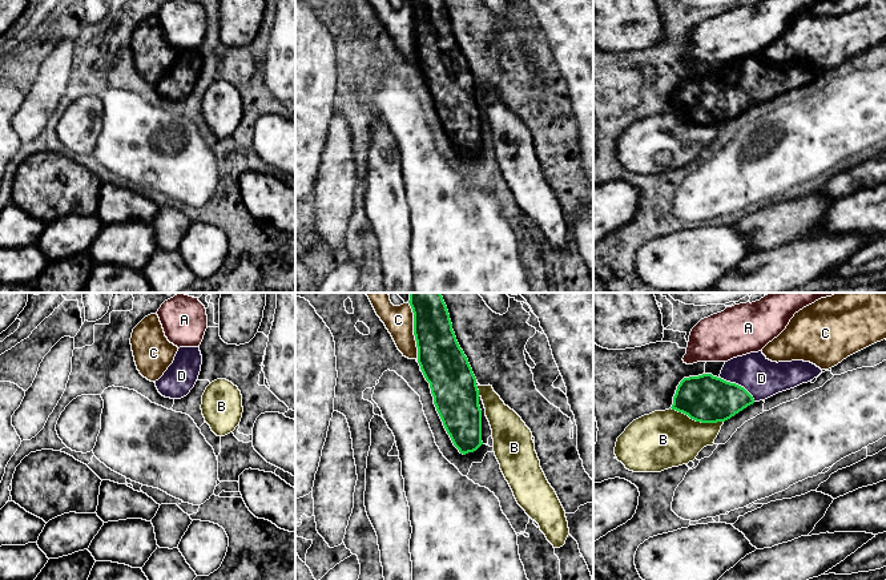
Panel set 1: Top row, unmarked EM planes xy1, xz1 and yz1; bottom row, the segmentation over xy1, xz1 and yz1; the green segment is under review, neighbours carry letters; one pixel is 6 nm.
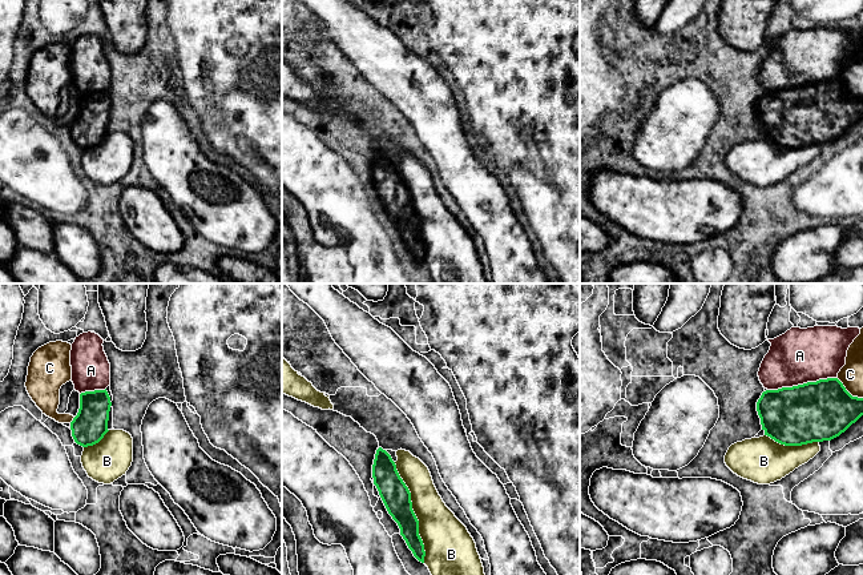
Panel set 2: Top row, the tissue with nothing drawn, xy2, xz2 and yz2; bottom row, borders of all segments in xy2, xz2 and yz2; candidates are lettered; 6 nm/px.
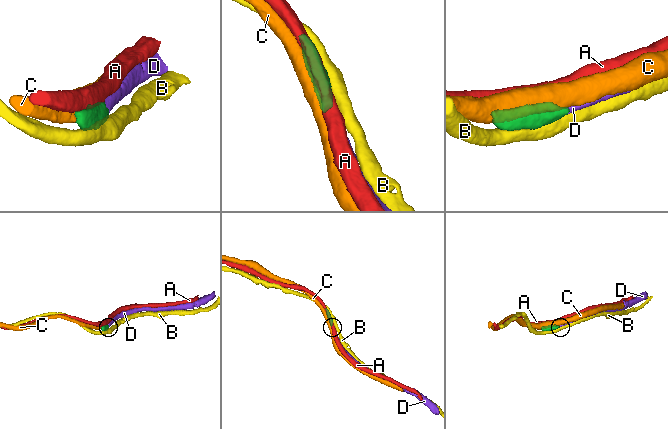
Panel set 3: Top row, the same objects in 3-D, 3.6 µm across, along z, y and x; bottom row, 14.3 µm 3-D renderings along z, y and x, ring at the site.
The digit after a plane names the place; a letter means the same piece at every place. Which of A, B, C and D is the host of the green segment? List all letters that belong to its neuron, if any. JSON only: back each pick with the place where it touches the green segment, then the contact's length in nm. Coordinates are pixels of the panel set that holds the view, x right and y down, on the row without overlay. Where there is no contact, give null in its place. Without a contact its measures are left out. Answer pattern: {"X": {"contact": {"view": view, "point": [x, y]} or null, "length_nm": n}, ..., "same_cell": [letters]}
{"D": {"contact": {"view": "yz1", "point": [737, 87]}, "length_nm": 260}, "same_cell": ["D"]}

